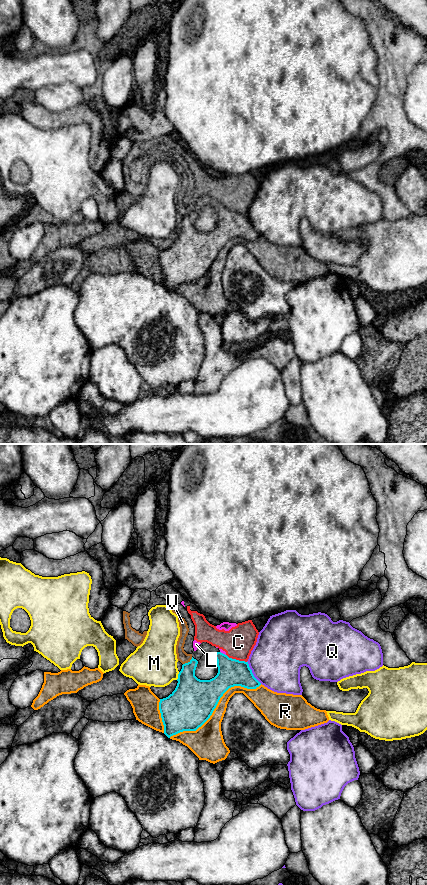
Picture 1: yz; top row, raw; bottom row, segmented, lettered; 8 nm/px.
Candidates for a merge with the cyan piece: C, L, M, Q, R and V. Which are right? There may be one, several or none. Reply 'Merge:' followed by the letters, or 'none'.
Merge: none

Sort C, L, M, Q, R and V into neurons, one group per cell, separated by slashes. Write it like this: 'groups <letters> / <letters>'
groups C L V / M / Q / R

